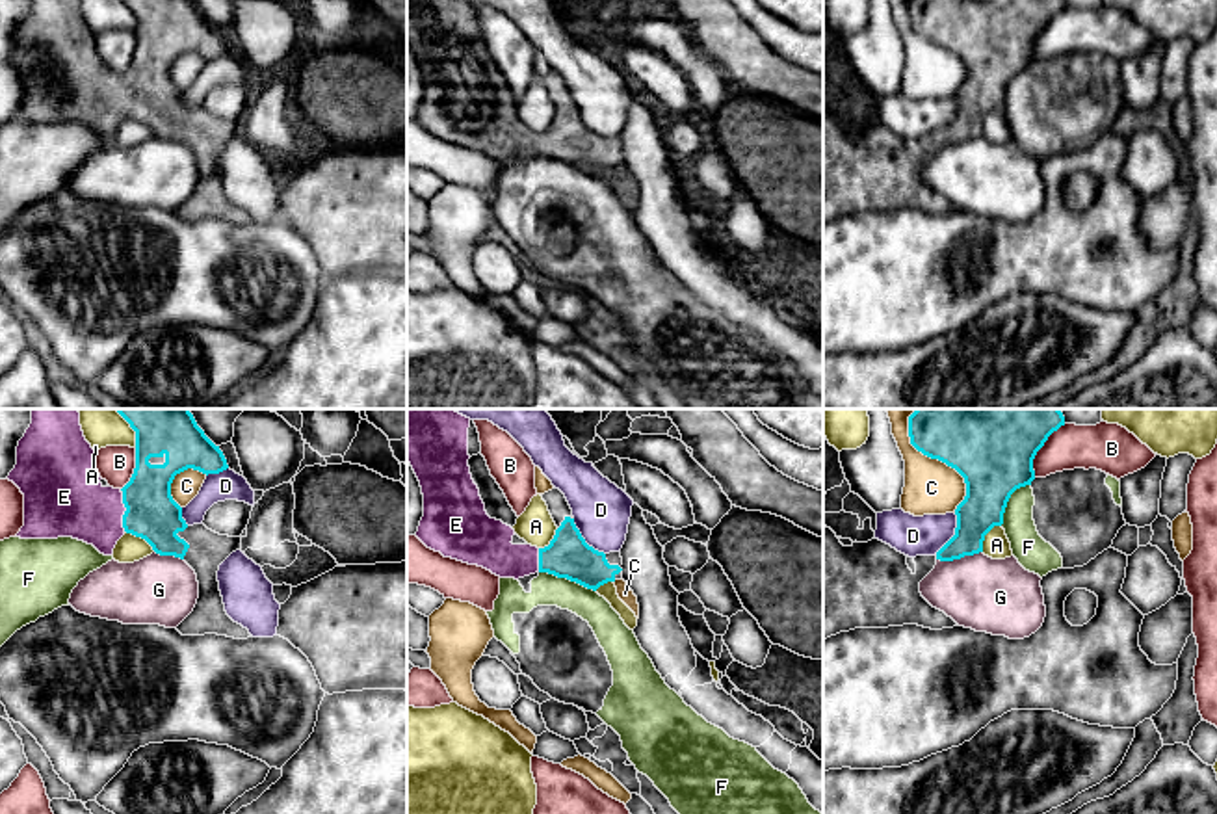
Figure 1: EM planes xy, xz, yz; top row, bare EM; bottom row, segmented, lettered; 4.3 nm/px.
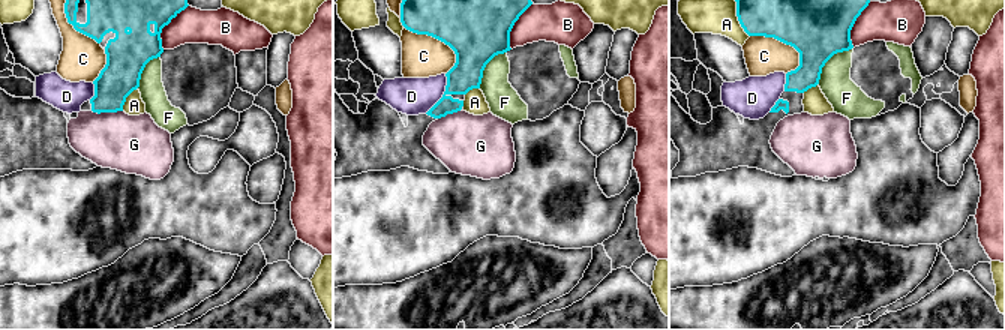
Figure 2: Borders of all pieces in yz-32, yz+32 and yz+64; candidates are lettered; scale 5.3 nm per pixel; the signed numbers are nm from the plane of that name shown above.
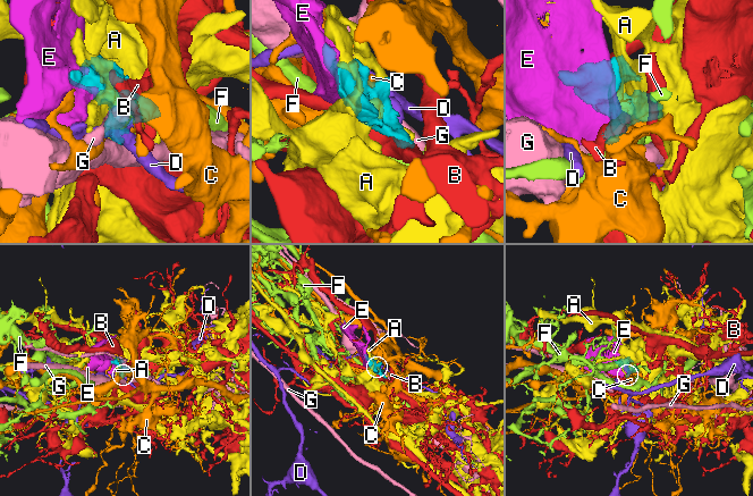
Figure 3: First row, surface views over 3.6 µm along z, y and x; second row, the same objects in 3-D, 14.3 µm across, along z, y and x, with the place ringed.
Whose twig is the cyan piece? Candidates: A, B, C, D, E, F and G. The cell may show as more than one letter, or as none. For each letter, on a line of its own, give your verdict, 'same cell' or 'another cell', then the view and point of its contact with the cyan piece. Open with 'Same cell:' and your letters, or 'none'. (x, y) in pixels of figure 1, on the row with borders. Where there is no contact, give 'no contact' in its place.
Same cell: none
A: another cell; contact xy (140, 536)
B: another cell; contact yz (1041, 446)
C: another cell; contact yz (937, 458)
D: another cell; contact xz (584, 539)
E: another cell; contact xy (125, 512)
F: another cell; contact xz (567, 578)
G: another cell; contact yz (959, 558)

